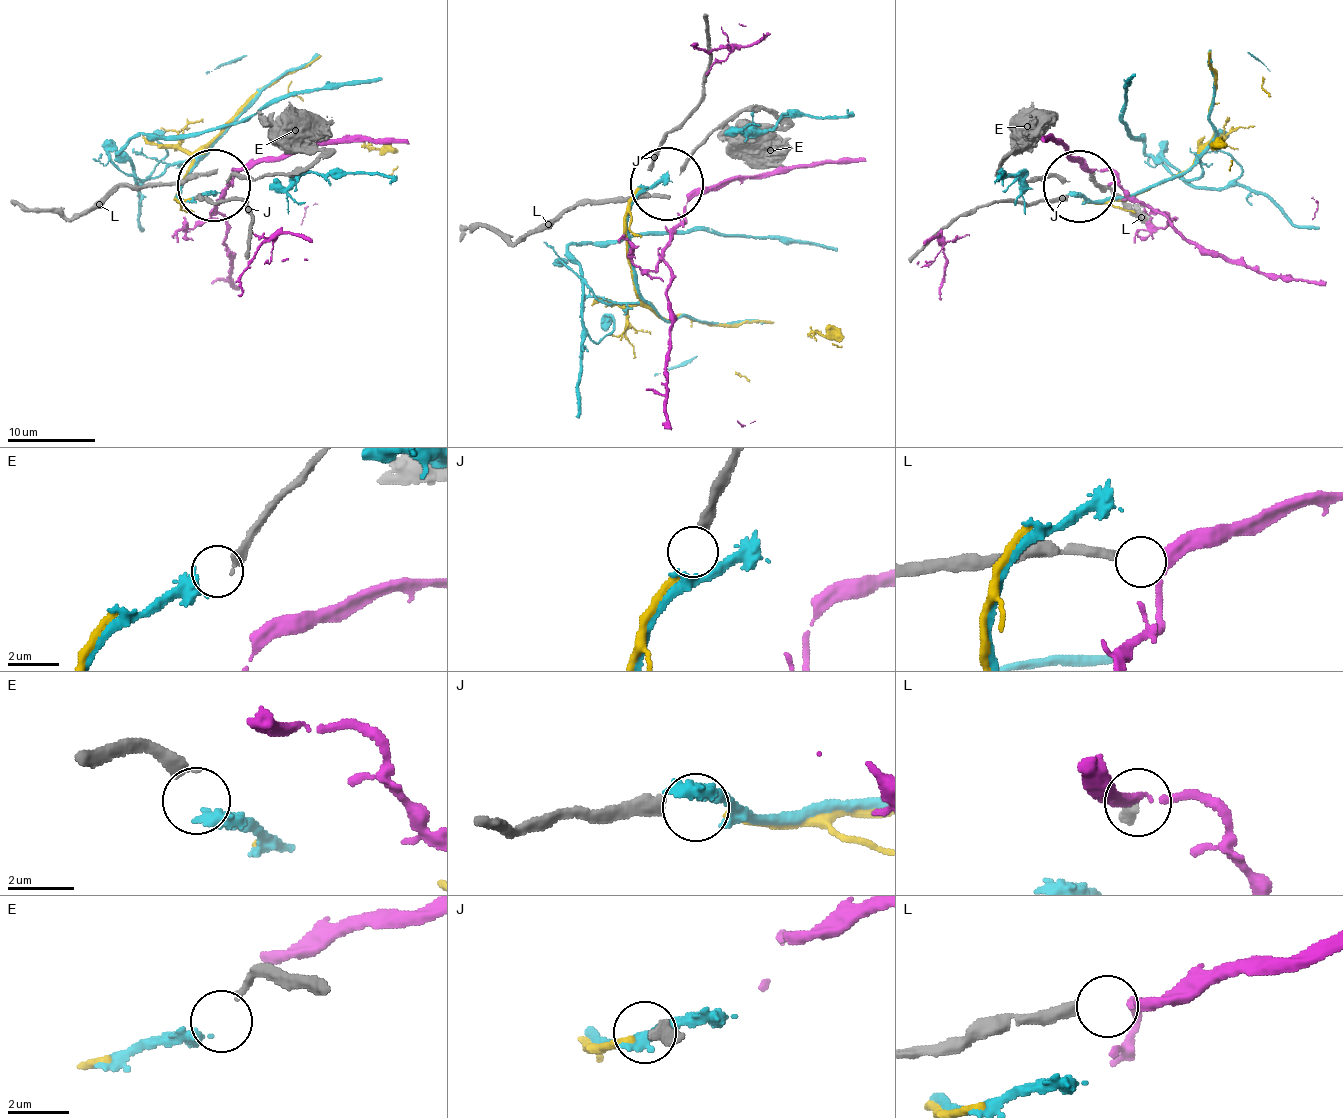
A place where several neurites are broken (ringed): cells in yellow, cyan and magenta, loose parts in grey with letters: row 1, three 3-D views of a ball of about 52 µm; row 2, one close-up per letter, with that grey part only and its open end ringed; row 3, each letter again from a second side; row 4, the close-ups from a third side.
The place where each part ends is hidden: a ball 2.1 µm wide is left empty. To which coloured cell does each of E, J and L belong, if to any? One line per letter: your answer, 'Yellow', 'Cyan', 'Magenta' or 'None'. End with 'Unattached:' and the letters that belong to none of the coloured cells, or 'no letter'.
E: Cyan
J: None
L: Magenta
Unattached: J

